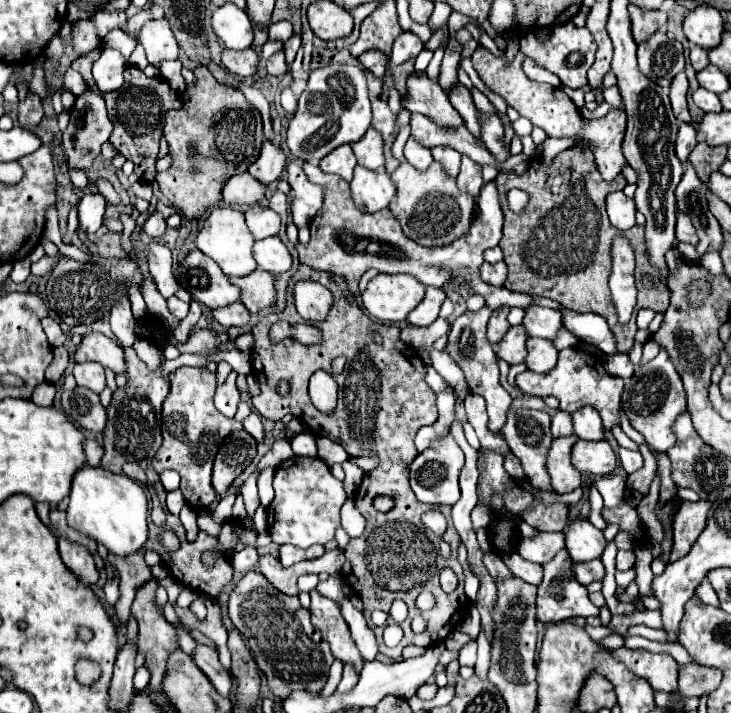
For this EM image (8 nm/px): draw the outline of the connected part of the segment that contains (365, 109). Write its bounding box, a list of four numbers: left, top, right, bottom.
[286,65,372,161]

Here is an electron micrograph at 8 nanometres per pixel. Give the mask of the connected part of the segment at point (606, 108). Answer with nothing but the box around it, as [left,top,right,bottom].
[581,102,611,119]

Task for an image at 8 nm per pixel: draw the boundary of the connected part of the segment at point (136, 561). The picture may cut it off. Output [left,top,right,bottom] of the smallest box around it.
[108,553,152,621]

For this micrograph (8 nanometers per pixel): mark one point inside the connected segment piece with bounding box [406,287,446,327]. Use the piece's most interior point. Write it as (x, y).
(426, 313)

